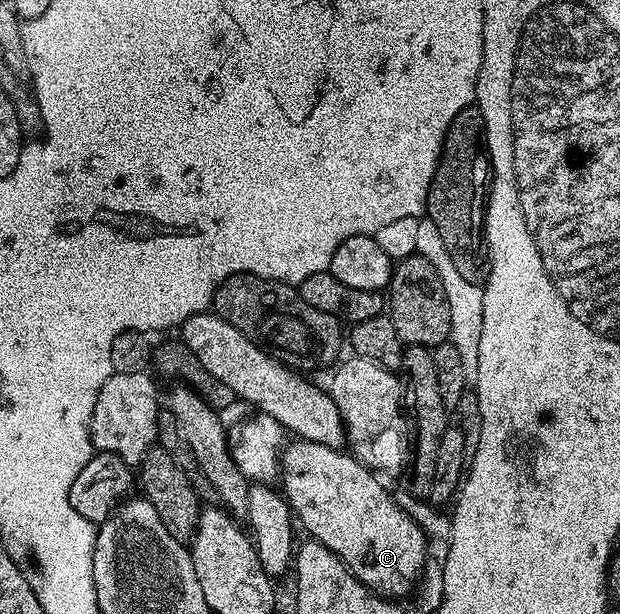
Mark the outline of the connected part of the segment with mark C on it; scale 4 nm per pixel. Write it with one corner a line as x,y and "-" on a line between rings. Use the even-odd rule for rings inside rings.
301,439
291,442
280,453
280,489
290,504
297,524
301,528
303,525
313,540
335,553
354,578
364,582
379,597
409,598
415,592
420,574
426,567
426,532
399,507
392,493
390,497
389,491
374,478
377,476
357,457
342,449
324,447
320,443

